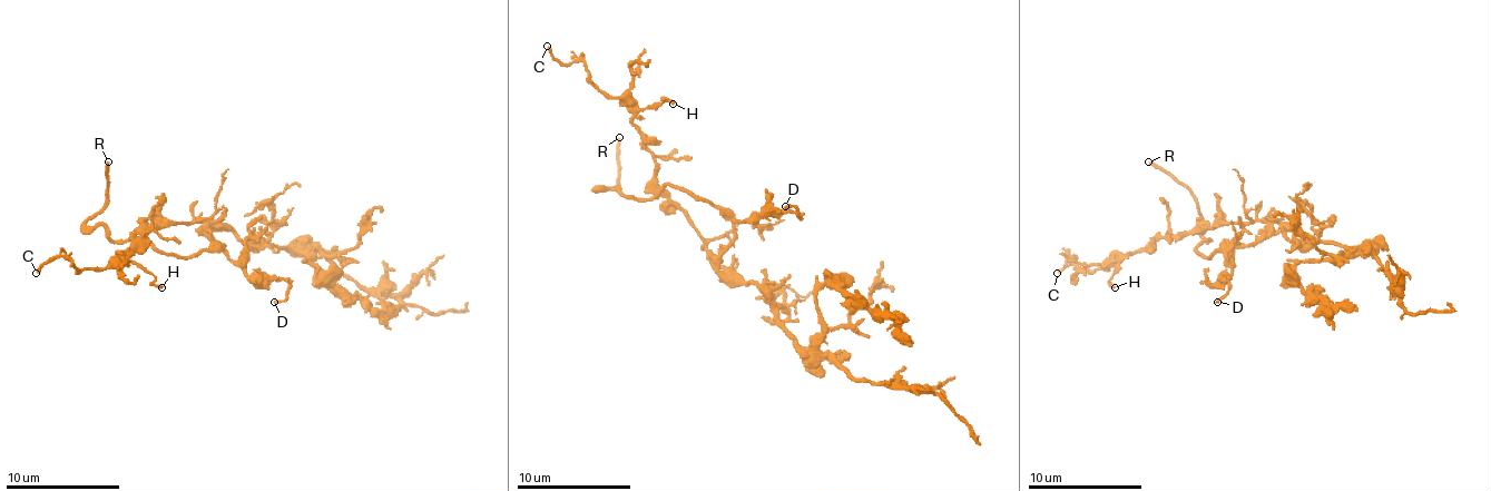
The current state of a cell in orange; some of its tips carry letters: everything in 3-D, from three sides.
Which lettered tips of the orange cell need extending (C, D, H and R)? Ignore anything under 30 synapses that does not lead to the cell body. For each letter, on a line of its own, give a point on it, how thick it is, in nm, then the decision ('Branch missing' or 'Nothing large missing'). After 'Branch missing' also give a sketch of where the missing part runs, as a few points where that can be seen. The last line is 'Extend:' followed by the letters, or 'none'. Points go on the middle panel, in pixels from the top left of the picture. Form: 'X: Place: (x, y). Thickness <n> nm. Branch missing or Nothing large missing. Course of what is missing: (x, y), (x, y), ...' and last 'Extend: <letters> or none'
C: Place: (547, 46). Thickness 160 nm. Nothing large missing
D: Place: (785, 206). Thickness 160 nm. Nothing large missing
H: Place: (673, 104). Thickness 170 nm. Nothing large missing
R: Place: (619, 137). Thickness 220 nm. Branch missing
Extend: R

